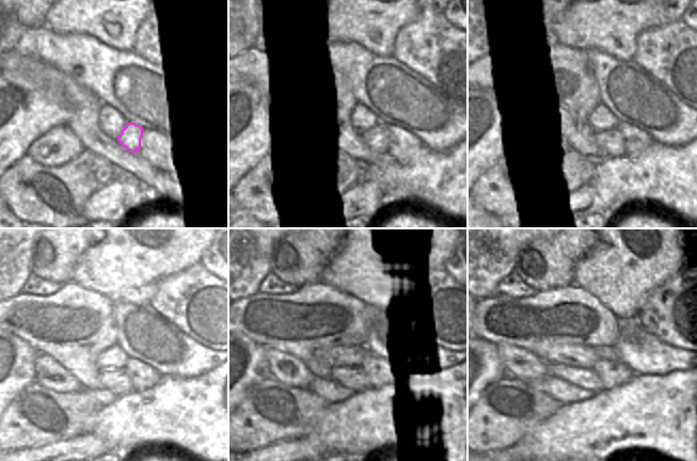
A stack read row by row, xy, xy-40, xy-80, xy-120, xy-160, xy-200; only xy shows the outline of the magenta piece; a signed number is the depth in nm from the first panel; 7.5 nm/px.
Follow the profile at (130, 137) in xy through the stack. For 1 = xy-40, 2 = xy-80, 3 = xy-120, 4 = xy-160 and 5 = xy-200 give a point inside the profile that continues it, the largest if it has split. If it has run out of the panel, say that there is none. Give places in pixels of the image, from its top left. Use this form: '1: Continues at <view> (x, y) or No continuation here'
1: Continues at xy-40 (377, 139)
2: Continues at xy-80 (611, 143)
3: Continues at xy-120 (116, 380)
4: Continues at xy-160 (354, 379)
5: Continues at xy-200 (585, 378)

